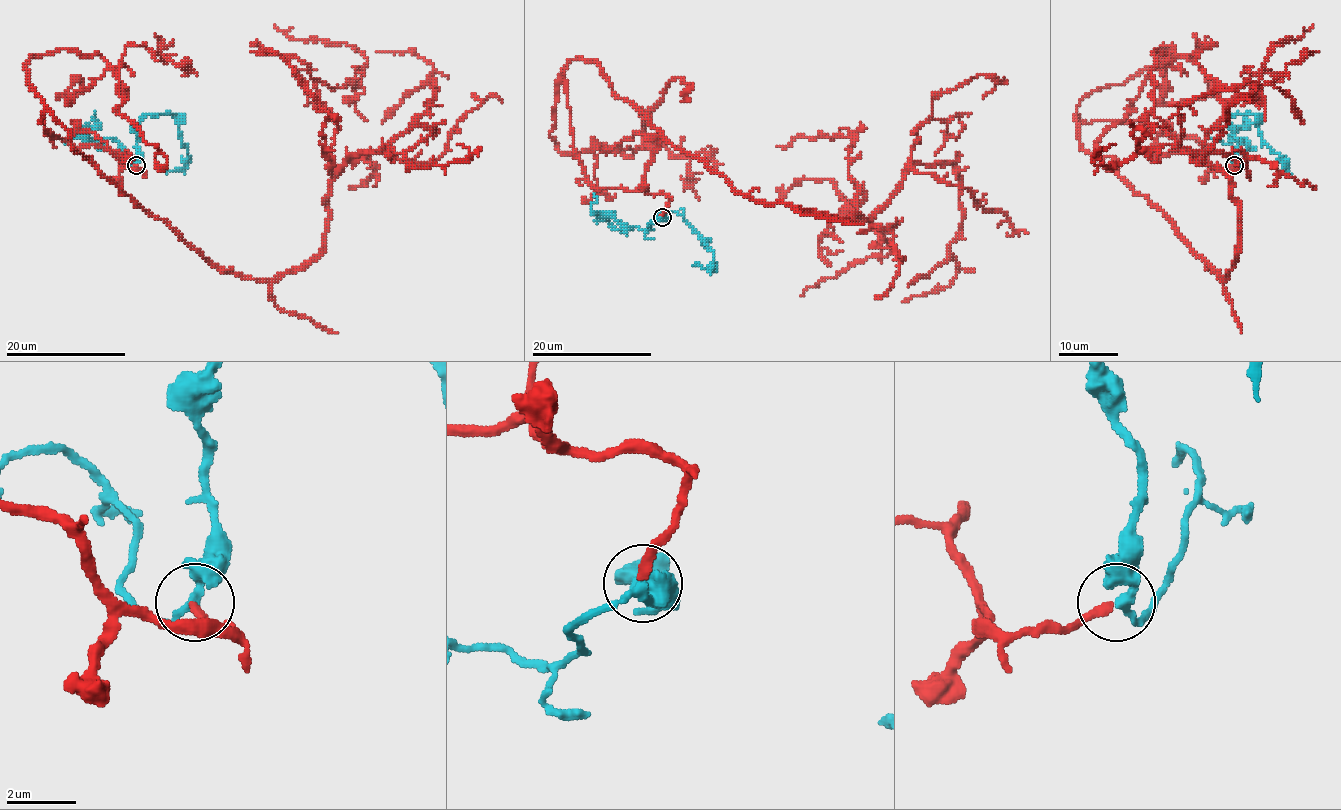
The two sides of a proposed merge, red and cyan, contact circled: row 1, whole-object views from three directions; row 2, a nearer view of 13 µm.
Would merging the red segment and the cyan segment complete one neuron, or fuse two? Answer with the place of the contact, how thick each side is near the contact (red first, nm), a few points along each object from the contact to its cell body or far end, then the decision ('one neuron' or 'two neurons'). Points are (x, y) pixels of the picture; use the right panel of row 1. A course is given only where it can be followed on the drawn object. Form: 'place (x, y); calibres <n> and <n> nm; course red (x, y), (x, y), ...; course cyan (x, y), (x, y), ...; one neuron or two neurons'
place (1234, 165); calibres 240 and 240 nm; course red (1232, 164), (1075, 110), (1080, 146), (1222, 279), (1237, 163), (1183, 151), (1179, 109), (1319, 52); course cyan (1234, 164), (1237, 152), (1229, 115), (1250, 113), (1256, 118), (1261, 139), (1286, 166), (1283, 173); one neuron

